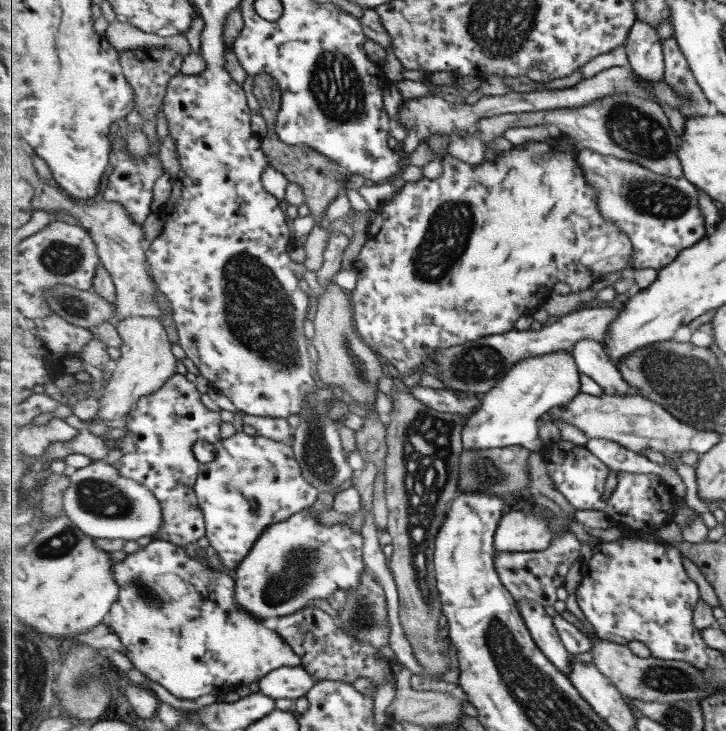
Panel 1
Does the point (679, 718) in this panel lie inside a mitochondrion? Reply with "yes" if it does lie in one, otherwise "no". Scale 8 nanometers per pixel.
yes

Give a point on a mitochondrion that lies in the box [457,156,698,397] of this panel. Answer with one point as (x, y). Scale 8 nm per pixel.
(655, 197)

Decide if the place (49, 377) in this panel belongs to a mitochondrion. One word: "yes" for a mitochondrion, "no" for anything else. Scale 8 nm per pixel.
no

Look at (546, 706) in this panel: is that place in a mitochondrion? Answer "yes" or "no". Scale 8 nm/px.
yes

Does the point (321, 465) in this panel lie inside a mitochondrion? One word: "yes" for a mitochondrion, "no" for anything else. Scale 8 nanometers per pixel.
yes

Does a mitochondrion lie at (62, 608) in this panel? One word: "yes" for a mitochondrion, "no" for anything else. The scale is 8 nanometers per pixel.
no

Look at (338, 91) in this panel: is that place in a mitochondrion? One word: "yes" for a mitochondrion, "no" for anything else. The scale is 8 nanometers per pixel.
yes

